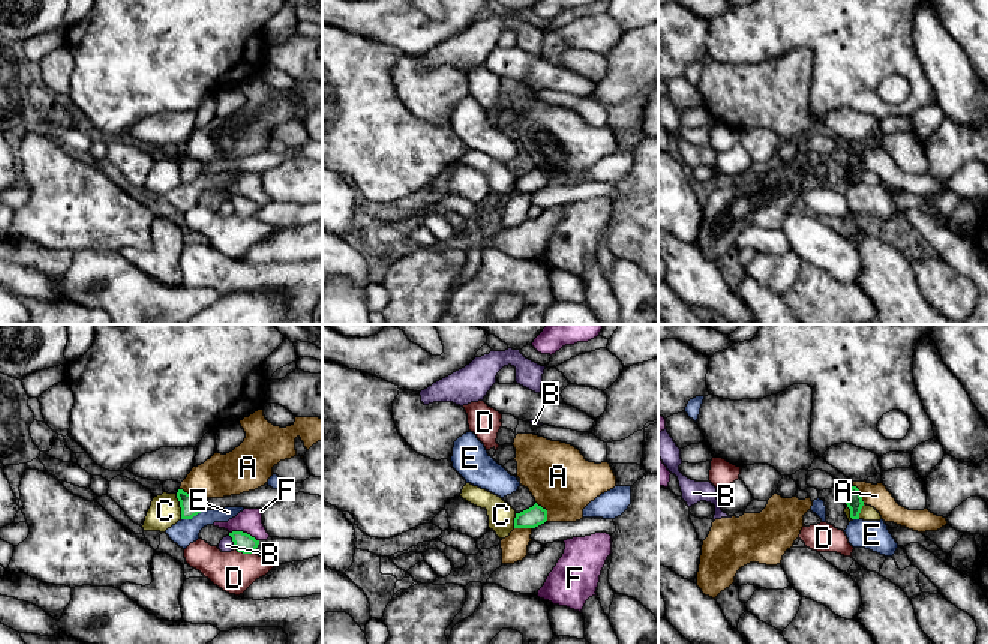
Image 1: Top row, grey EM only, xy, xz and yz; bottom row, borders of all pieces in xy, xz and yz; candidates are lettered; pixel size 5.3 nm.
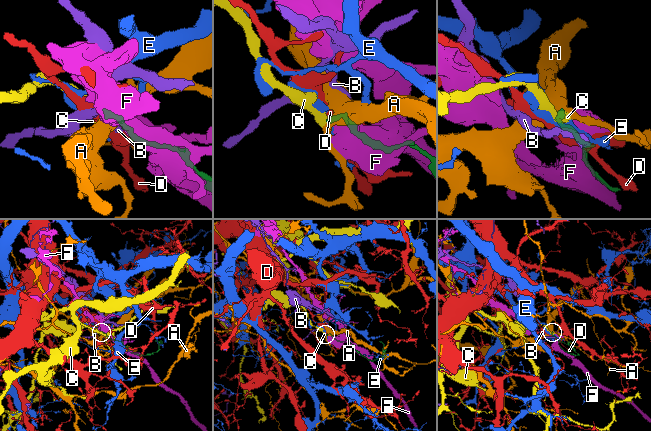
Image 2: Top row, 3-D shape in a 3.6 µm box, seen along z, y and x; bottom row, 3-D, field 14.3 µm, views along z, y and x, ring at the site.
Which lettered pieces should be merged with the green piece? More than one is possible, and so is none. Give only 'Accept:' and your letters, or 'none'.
Accept: none

